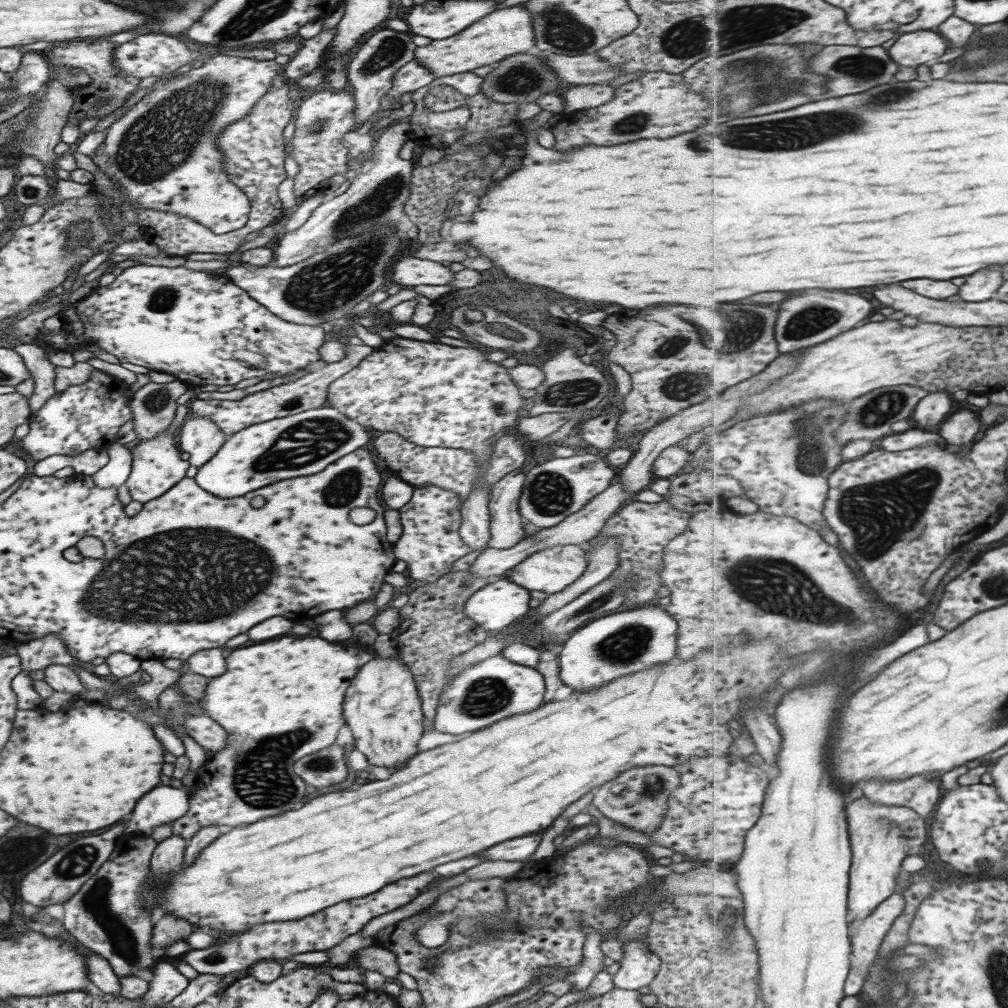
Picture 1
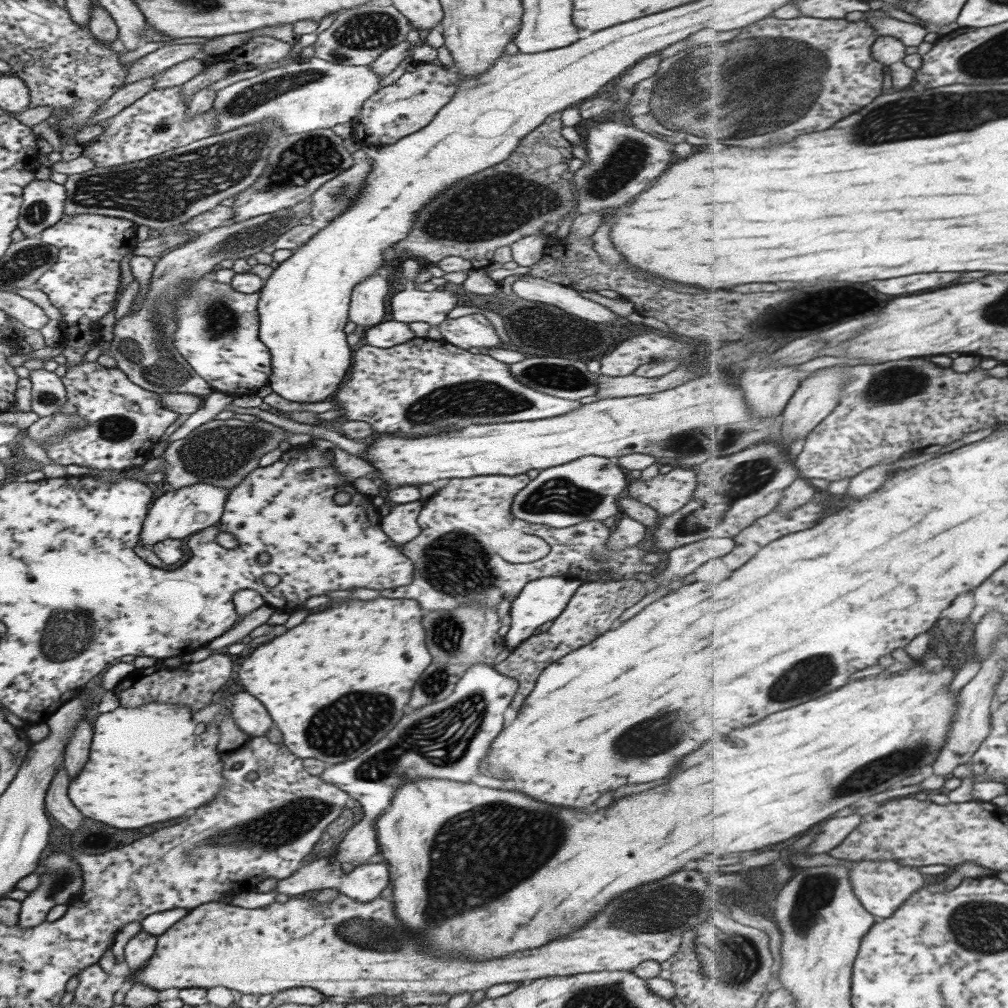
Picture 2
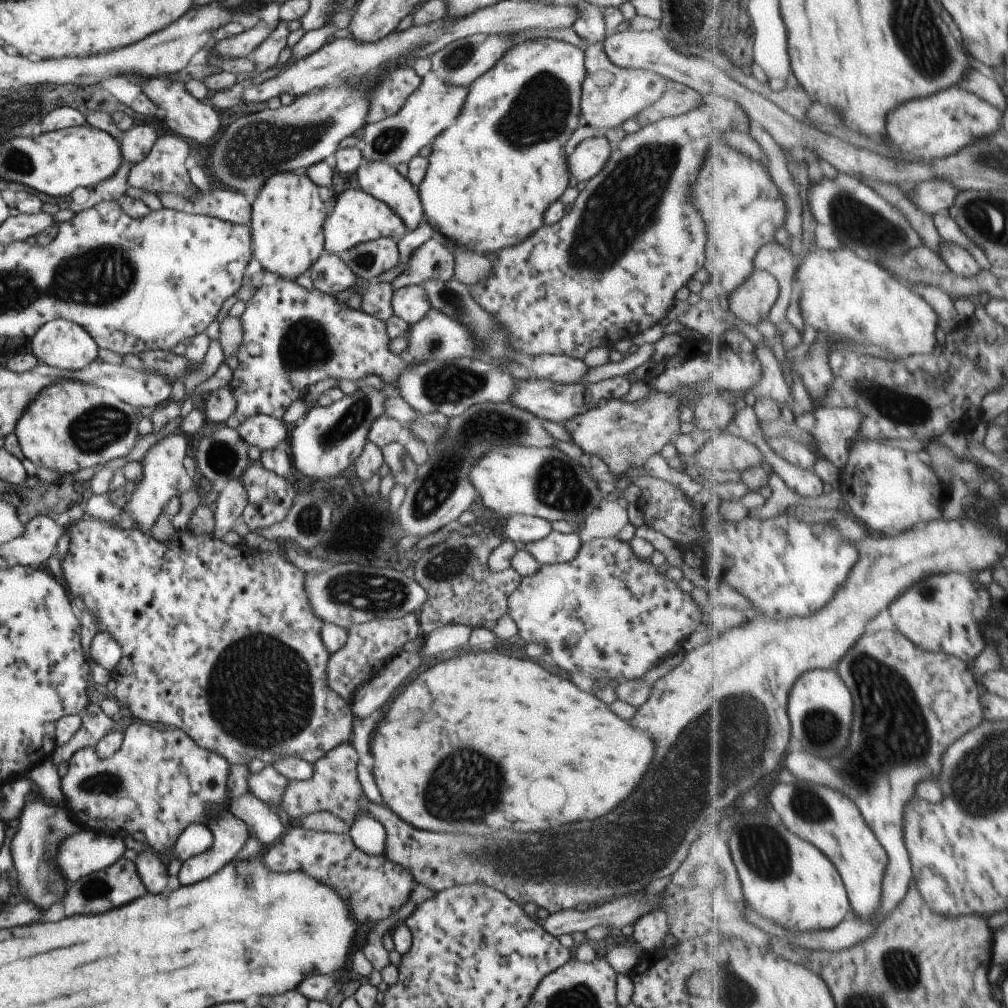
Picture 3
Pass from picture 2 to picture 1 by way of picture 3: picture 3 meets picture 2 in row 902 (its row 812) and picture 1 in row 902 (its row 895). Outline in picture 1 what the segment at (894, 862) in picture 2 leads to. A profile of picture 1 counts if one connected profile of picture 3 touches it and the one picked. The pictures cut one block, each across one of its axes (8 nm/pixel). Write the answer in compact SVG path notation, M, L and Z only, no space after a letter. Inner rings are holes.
M896 892L871 913L865 920L851 923L855 950L852 954L852 972L846 981L845 994L858 996L863 990L865 977L877 958L879 946L887 936L894 922L905 912L905 895Z

